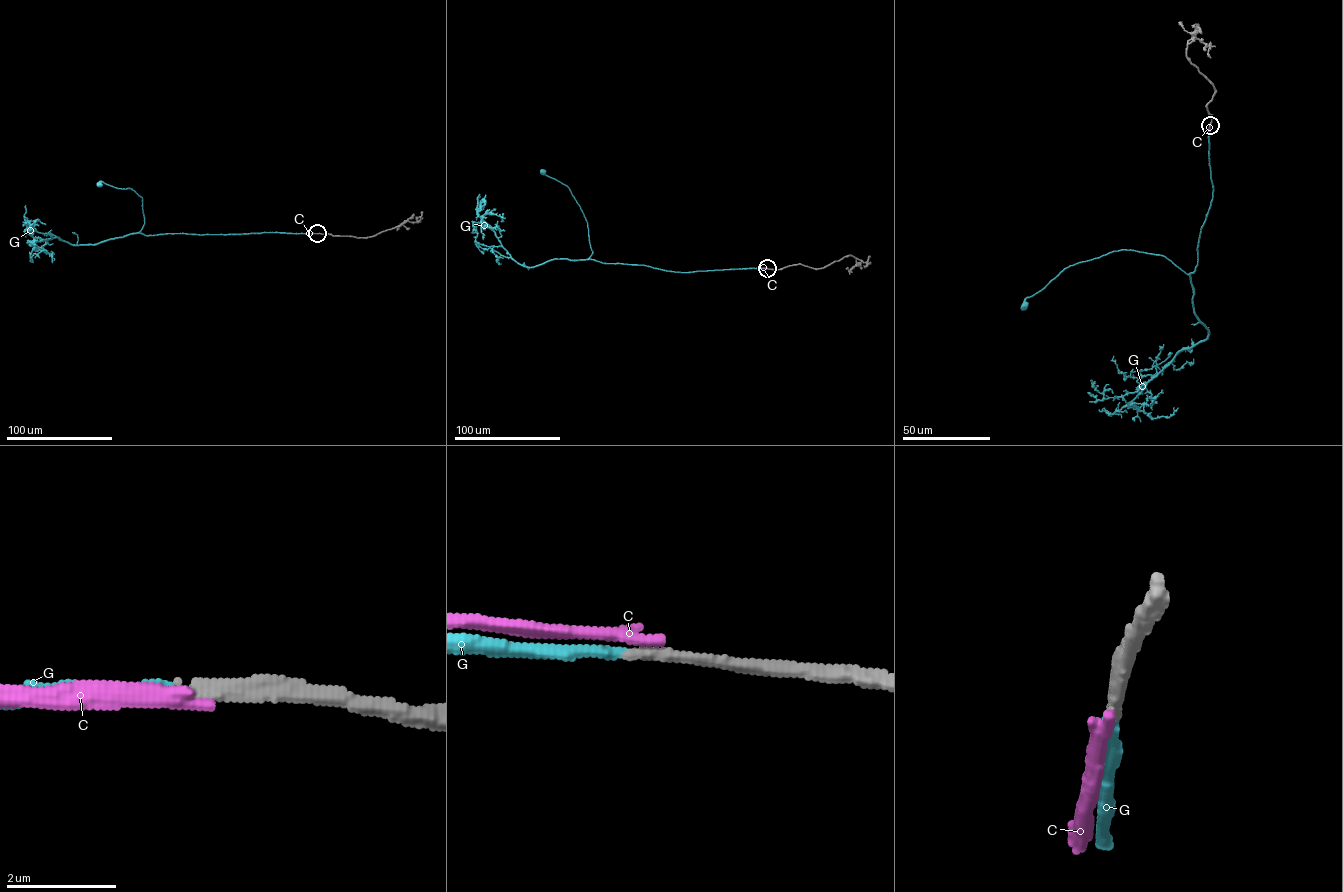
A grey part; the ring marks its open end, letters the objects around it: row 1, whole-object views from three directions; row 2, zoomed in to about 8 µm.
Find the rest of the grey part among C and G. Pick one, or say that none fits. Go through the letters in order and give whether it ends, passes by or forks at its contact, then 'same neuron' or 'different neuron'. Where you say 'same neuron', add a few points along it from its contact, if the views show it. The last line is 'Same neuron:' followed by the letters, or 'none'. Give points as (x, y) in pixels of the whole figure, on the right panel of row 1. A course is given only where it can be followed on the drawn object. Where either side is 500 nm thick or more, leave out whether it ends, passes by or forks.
C: it ends; different neuron
G: it ends; same neuron; course (1210, 125), (1213, 198), (1194, 272), (1188, 274), (1162, 255), (1113, 251), (1064, 268), (1024, 305)
Same neuron: G

